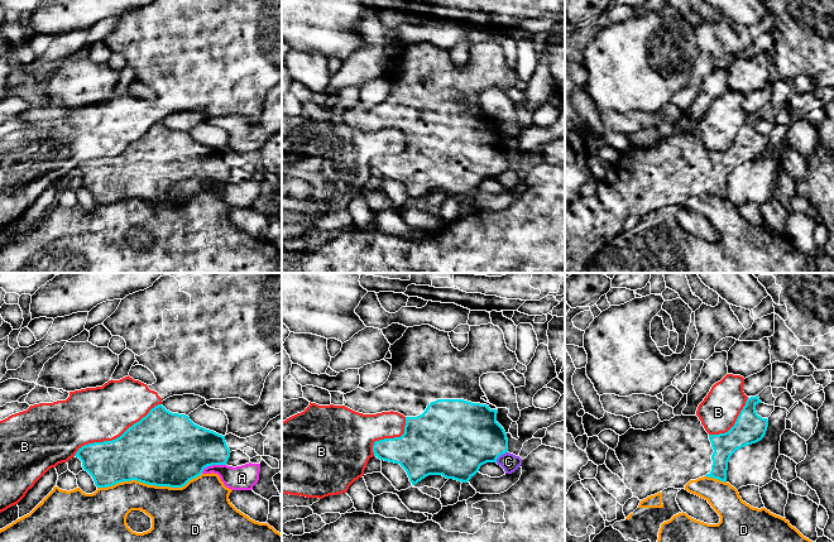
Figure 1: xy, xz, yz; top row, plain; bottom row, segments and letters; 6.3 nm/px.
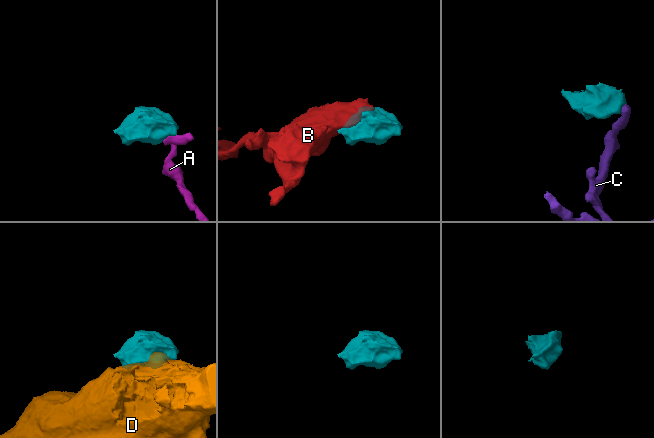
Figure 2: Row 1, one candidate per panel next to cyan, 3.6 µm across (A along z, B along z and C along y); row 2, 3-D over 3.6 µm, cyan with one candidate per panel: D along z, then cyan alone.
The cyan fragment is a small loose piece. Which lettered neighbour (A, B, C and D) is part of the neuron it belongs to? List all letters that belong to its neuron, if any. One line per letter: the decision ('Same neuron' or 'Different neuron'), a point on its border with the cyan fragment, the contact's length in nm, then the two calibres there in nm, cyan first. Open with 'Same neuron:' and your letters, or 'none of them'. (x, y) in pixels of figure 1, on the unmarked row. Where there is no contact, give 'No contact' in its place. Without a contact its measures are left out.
Same neuron: none of them
A: Different neuron. Touches cyan at xy (212, 181). Shared border 170 nm. Thickness 420 nm (cyan) against 160 nm
B: Different neuron. Touches cyan at xy (118, 154). Shared border 650 nm. Thickness 420 nm (cyan) against 360 nm
C: Different neuron. Touches cyan at xz (501, 171). Shared border 100 nm. Thickness 420 nm (cyan) against 110 nm
D: Different neuron. Touches cyan at xy (149, 201). Shared border 650 nm. Thickness 480 nm (cyan) against 320 nm

